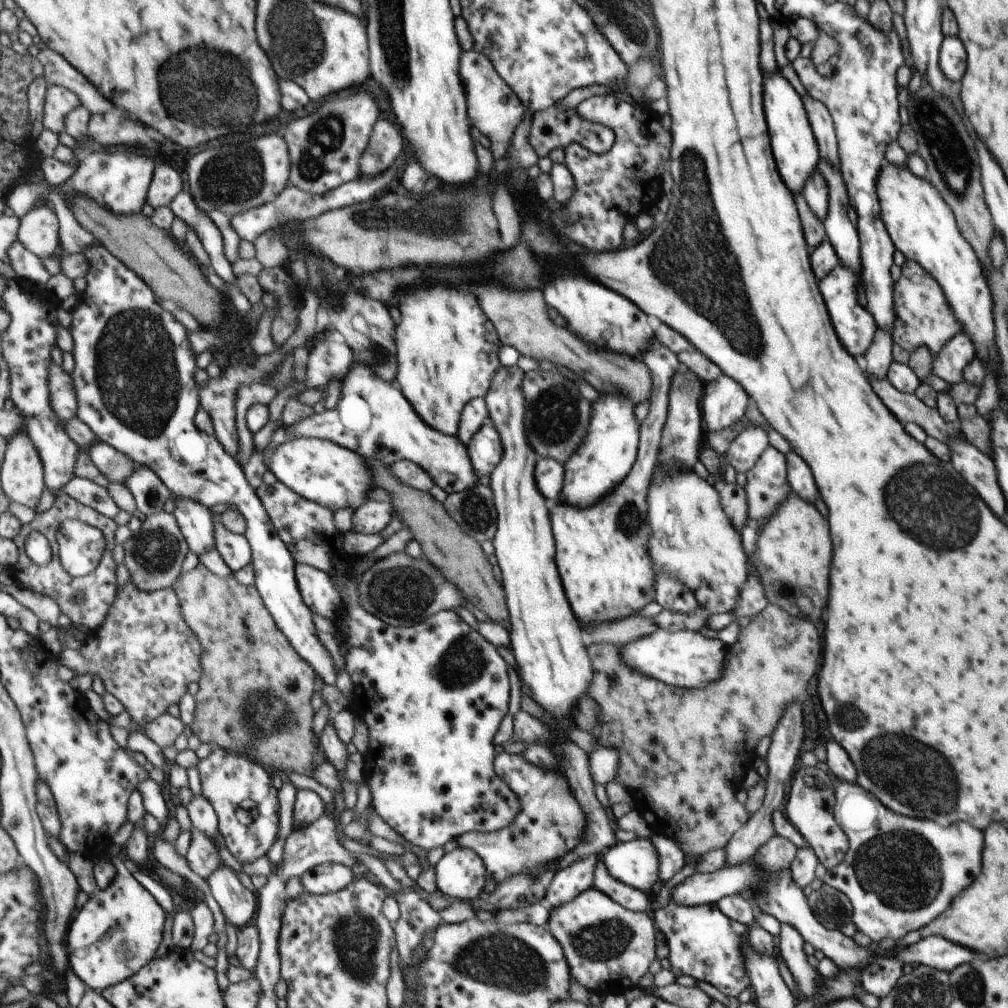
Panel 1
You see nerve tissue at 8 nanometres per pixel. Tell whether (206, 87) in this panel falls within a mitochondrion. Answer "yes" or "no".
yes

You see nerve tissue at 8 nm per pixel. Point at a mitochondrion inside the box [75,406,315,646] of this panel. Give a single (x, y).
(156, 550)

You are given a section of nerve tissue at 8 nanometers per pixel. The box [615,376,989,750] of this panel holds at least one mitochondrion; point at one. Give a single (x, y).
(962, 515)

